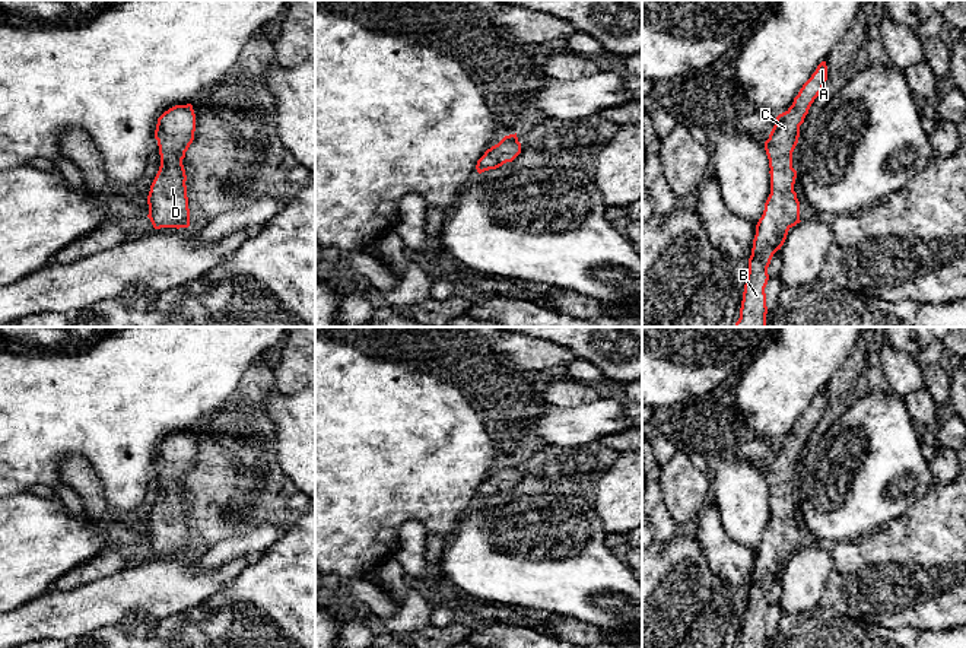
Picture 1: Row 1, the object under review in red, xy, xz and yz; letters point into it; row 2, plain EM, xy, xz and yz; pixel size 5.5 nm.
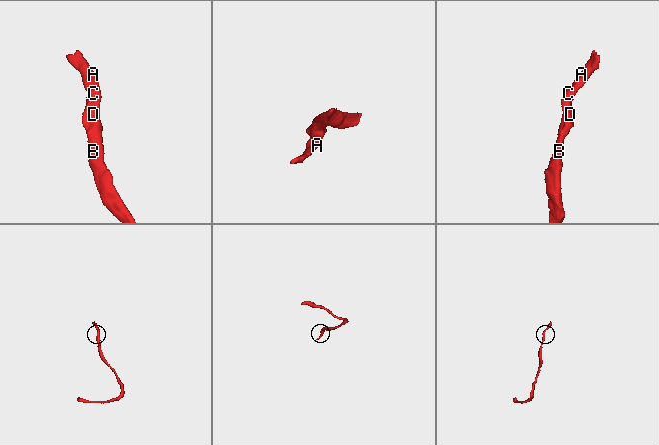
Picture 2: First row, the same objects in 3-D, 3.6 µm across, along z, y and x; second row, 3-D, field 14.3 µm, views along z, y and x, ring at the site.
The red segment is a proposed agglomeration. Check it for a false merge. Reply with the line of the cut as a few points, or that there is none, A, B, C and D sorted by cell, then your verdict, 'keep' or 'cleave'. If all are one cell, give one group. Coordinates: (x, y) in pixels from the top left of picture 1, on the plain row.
no cut; A B C D; keep

